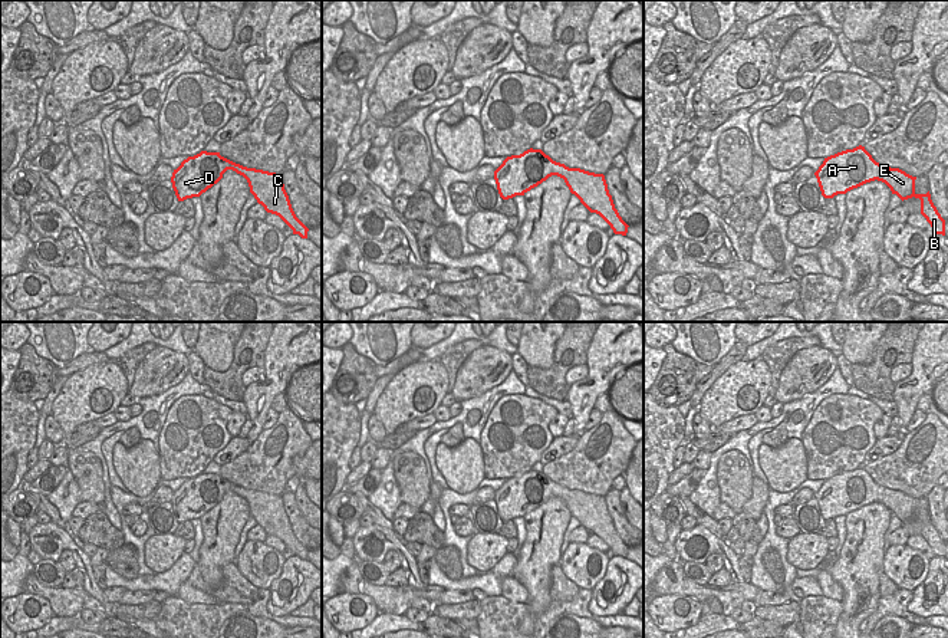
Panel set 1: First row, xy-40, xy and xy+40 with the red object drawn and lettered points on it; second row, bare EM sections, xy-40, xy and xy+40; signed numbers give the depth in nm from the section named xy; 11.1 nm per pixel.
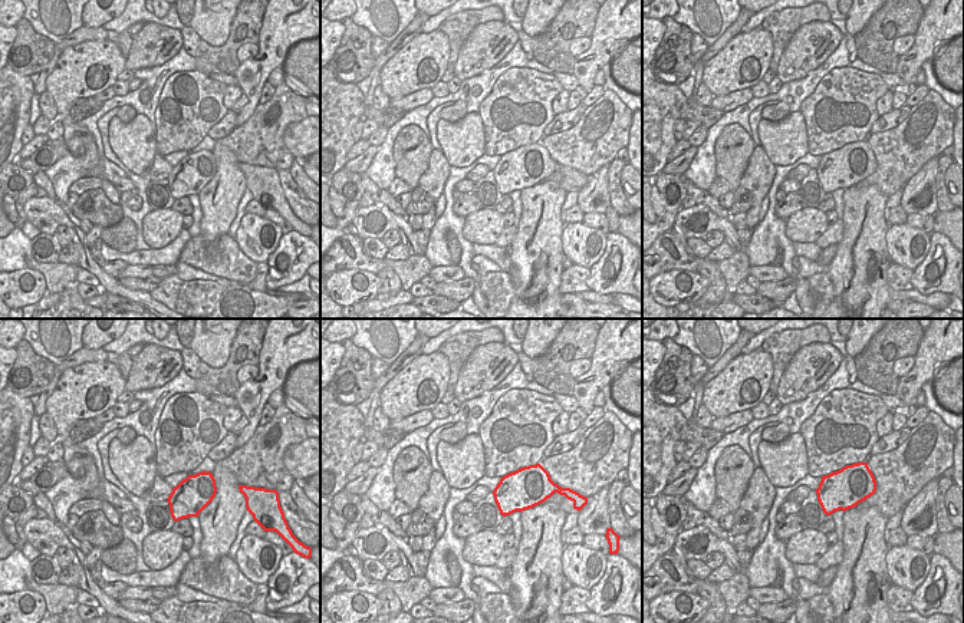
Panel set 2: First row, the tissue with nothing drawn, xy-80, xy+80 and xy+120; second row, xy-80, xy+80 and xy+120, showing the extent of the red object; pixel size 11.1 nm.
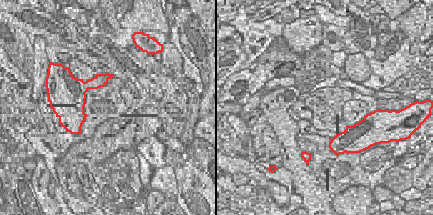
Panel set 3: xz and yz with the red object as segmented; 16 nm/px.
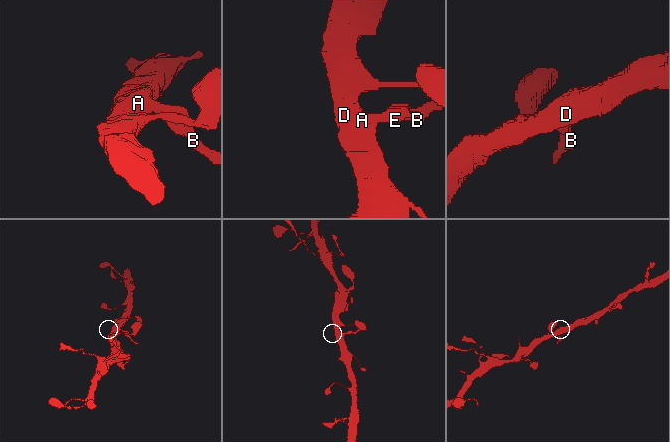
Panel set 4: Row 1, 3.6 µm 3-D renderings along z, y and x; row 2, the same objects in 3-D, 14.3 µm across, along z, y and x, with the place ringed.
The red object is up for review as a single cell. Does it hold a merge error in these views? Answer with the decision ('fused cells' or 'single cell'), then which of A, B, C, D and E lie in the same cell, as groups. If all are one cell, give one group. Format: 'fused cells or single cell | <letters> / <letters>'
single cell | A B C D E

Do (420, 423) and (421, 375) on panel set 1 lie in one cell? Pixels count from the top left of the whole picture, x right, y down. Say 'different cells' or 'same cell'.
different cells

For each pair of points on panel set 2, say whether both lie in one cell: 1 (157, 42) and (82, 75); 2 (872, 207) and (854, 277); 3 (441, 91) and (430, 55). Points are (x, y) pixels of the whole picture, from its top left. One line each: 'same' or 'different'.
1: different
2: same
3: different

